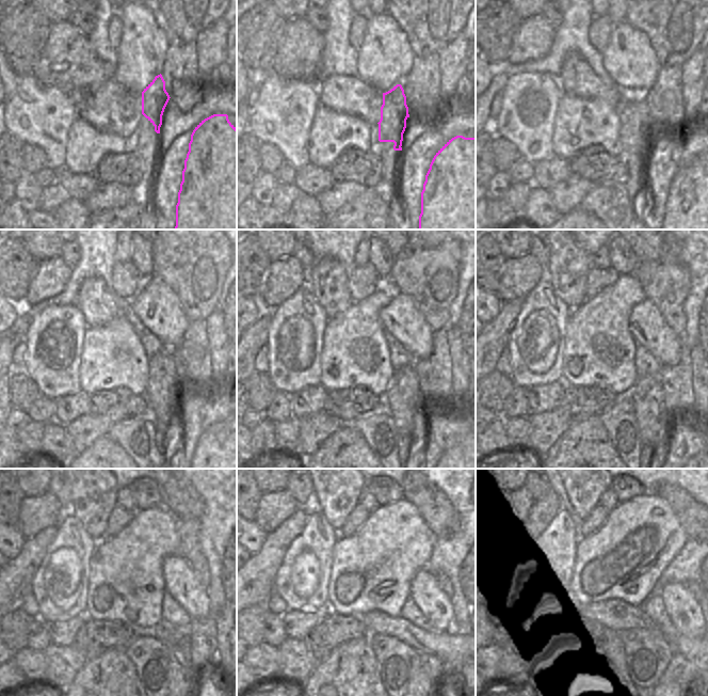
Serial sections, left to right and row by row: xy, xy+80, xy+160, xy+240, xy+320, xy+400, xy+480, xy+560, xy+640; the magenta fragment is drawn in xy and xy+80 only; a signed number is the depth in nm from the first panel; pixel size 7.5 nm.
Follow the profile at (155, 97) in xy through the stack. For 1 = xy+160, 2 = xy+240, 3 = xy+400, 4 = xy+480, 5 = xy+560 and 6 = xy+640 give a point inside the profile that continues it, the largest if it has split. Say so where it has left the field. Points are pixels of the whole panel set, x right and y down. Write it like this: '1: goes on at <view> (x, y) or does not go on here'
1: goes on at xy+160 (636, 135)
2: goes on at xy+240 (162, 388)
3: goes on at xy+400 (648, 400)
4: goes on at xy+480 (181, 676)
5: goes on at xy+560 (420, 685)
6: goes on at xy+640 (660, 685)

